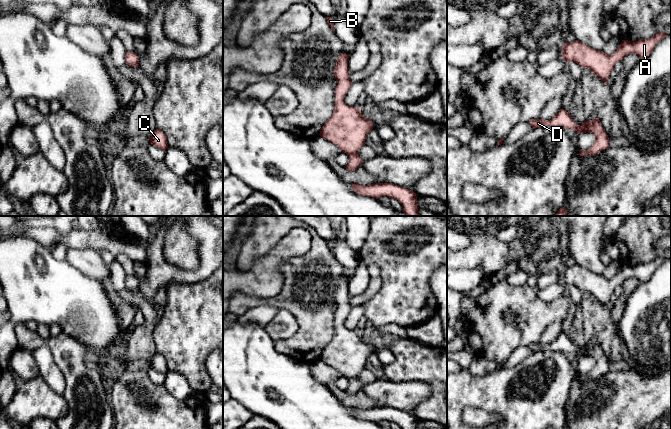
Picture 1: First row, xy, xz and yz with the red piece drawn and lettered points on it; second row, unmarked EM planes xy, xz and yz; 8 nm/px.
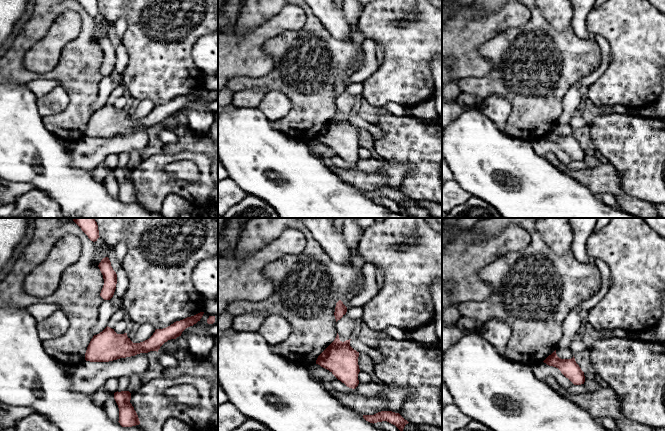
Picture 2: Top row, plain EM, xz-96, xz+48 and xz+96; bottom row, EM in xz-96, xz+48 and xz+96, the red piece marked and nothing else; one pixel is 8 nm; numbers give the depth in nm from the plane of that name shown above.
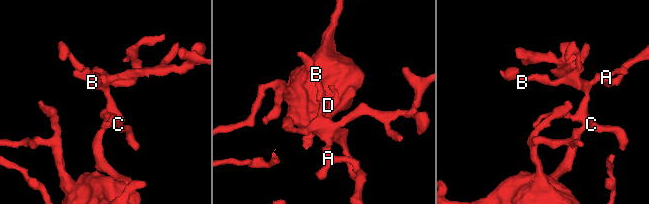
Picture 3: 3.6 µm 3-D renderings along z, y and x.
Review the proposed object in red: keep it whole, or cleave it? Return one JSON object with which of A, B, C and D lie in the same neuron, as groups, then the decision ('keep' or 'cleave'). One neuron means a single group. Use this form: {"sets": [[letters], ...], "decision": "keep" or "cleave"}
{"sets": [["A", "B", "C", "D"]], "decision": "keep"}

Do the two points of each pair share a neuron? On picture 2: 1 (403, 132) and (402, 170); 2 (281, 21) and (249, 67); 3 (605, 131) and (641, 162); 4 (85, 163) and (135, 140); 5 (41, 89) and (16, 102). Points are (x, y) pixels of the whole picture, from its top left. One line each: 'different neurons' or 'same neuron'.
1: different neurons
2: same neuron
3: same neuron
4: same neuron
5: different neurons

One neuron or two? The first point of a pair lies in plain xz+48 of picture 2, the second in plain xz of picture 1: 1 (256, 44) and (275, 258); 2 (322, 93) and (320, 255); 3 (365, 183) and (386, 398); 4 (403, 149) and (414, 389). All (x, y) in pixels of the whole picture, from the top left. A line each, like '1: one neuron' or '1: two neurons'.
1: one neuron
2: one neuron
3: two neurons
4: two neurons

